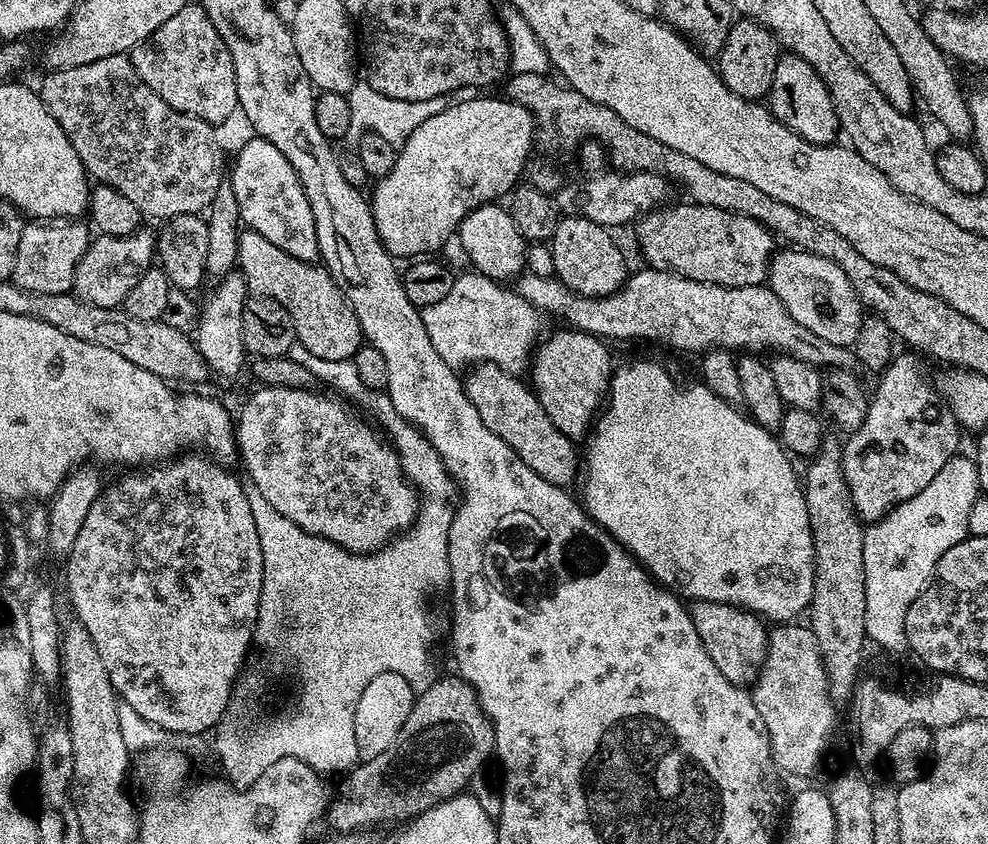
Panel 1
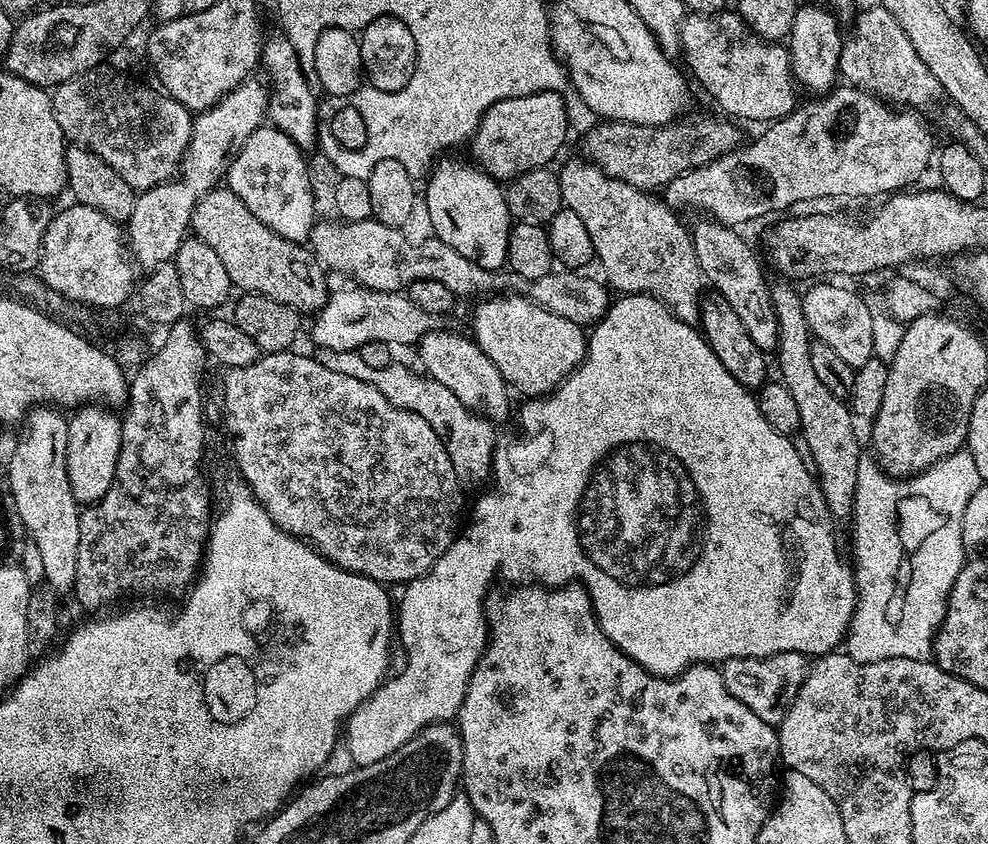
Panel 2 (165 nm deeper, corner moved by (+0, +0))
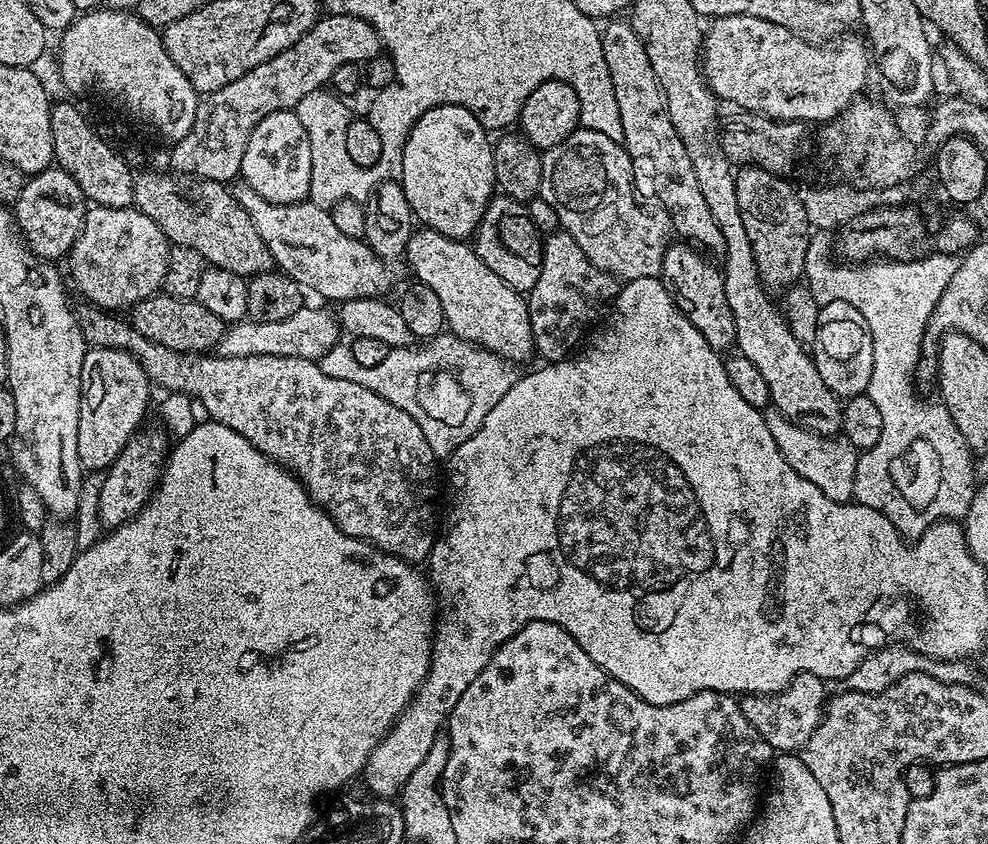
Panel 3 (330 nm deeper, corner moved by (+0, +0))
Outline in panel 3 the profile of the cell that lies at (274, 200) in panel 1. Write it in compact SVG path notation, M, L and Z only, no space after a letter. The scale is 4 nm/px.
M295 111L275 112L254 126L250 142L246 142L246 154L242 154L240 176L246 187L266 202L298 204L309 199L310 143Z

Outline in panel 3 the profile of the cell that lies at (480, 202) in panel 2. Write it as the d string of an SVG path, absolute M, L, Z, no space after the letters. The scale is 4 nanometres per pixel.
M453 104L434 106L426 110L418 122L414 122L402 150L402 176L398 183L406 194L406 202L410 202L413 217L423 227L432 228L438 234L446 234L451 240L467 241L475 233L486 206L497 191L492 157L493 141L488 140L488 136L489 129L481 126L478 118L470 114L470 110Z

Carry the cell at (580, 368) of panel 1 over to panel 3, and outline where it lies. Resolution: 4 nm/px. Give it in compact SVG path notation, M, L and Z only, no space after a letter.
M421 227L413 231L406 261L419 283L430 286L442 302L442 314L447 331L480 348L490 350L513 362L533 359L532 331L528 301L515 292L482 258L475 247L463 240L451 240L446 234L438 234L432 228Z

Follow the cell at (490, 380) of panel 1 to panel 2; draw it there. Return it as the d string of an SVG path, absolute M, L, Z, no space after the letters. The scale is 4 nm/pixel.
M430 330L418 341L420 348L420 364L433 380L442 382L458 402L471 408L493 422L504 420L508 416L508 395L510 389L504 383L502 374L486 354L477 346L471 335L460 332L436 332Z

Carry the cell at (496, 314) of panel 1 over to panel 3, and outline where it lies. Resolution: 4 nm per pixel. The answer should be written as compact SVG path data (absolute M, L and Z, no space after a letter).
M305 306L298 314L282 318L282 322L258 322L245 319L236 322L225 331L218 345L222 356L281 356L282 358L306 358L319 361L326 350L330 350L341 339L342 329L337 317L324 308Z

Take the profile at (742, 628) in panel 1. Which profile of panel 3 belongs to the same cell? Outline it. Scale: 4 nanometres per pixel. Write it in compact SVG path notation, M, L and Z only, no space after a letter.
M798 674L781 692L772 692L768 696L745 695L740 700L742 714L762 738L780 754L796 754L810 742L810 738L820 725L824 717L826 701L830 692L827 692L826 682L814 674Z

